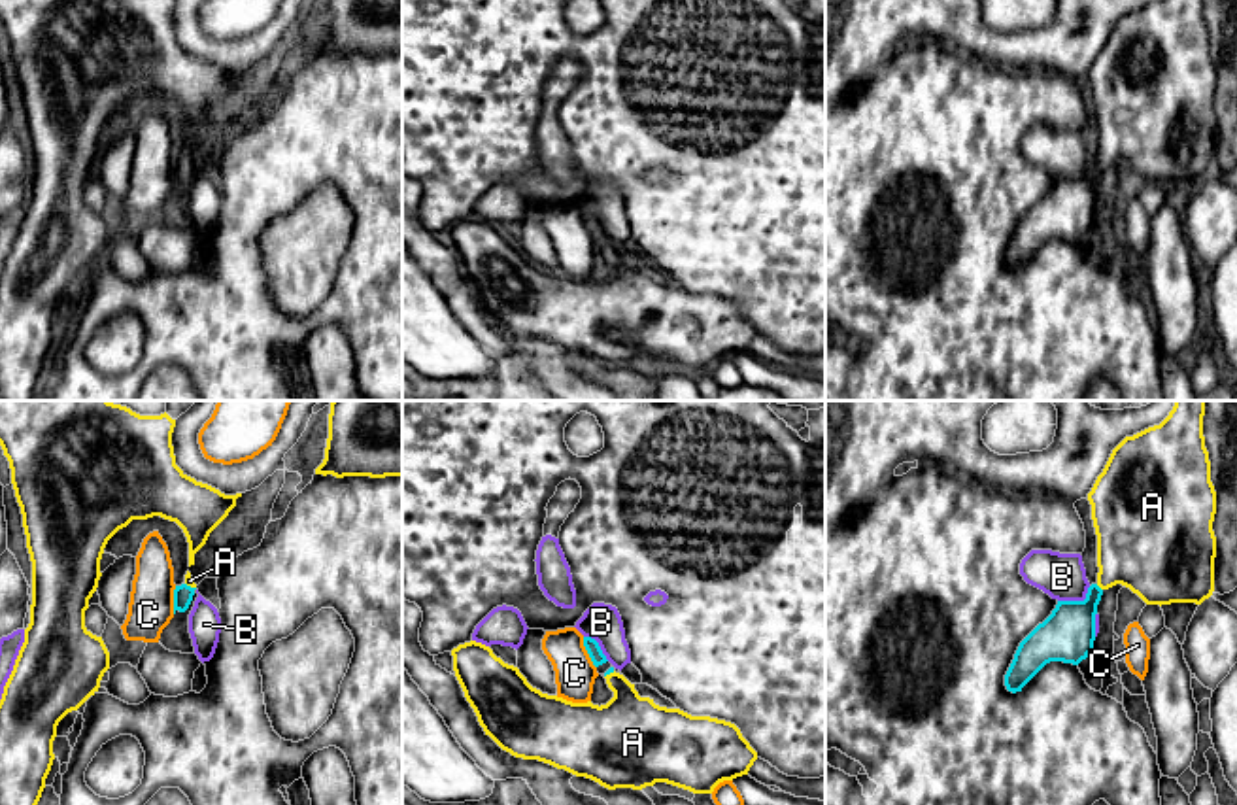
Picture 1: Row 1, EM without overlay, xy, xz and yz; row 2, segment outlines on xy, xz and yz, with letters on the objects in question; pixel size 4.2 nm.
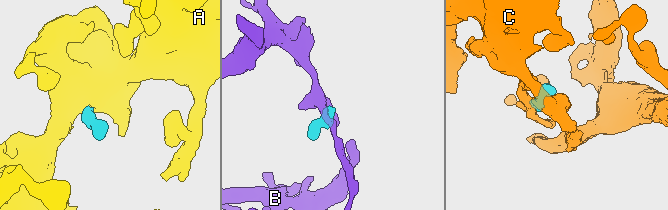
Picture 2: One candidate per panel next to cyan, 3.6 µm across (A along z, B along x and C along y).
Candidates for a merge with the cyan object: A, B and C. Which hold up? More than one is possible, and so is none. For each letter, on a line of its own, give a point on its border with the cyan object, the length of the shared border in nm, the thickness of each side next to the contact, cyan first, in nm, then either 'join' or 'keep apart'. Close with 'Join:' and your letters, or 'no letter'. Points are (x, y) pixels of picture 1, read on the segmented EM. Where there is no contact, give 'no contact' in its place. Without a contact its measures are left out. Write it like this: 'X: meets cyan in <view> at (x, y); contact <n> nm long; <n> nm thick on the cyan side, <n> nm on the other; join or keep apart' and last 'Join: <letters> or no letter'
A: meets cyan in yz at (1100, 588); contact 40 nm long; 220 nm thick on the cyan side, 360 nm on the other; join
B: meets cyan in yz at (1077, 601); contact 160 nm long; 220 nm thick on the cyan side, 190 nm on the other; keep apart
C: meets cyan in xz at (588, 652); contact 150 nm long; 60 nm thick on the cyan side, 180 nm on the other; keep apart
Join: A

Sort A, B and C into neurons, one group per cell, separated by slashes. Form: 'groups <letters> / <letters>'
groups A / B / C

